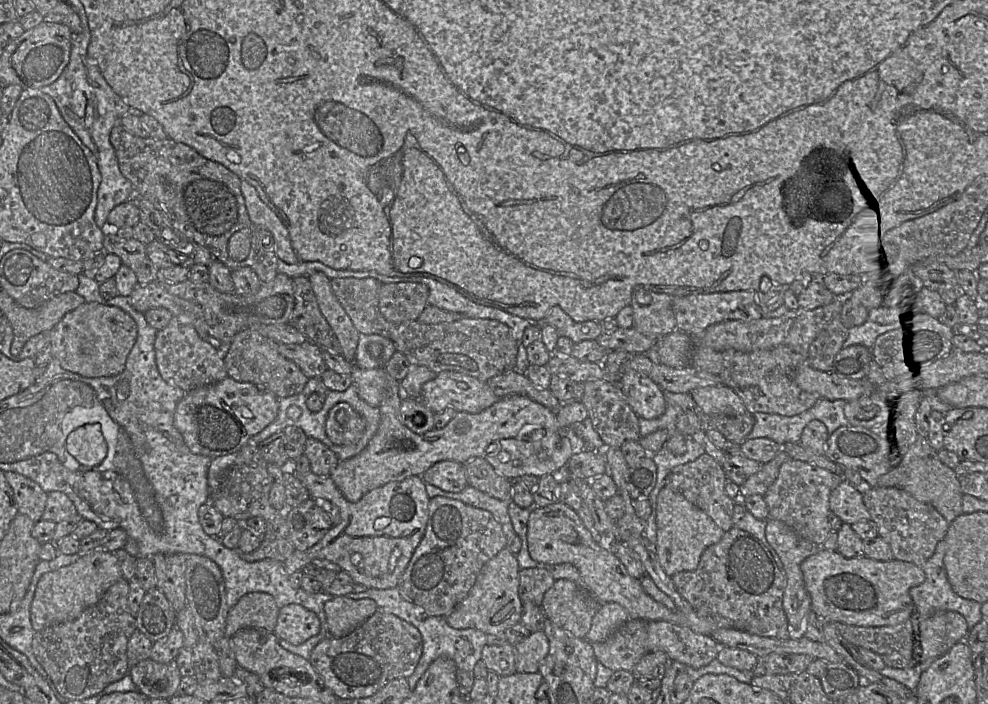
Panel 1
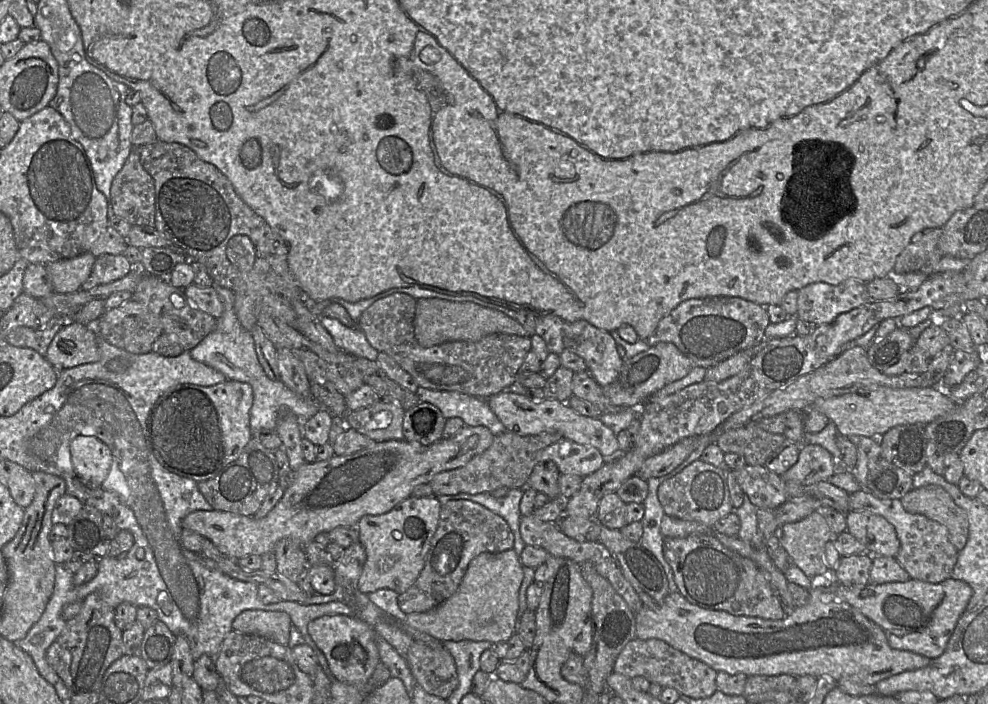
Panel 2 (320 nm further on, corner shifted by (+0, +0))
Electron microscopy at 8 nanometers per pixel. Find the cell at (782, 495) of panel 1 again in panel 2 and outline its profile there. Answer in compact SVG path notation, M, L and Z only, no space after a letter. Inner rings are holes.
M866 489L849 494L849 508L850 511L882 515L894 526L900 541L900 549L895 558L912 579L940 583L951 577L959 551L951 543L945 526L922 514L907 512L900 499L881 499Z

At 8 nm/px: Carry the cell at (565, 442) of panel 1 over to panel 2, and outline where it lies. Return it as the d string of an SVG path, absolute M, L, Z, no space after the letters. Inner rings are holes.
M561 438L538 454L538 463L546 462L554 463L560 475L575 474L581 477L596 472L606 463L597 448L566 438Z

